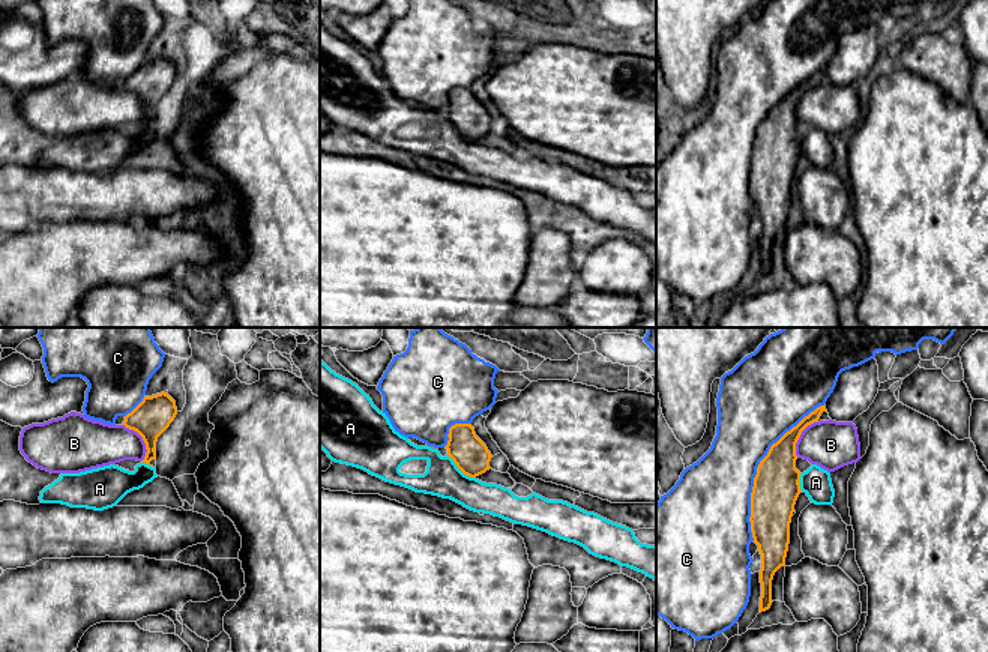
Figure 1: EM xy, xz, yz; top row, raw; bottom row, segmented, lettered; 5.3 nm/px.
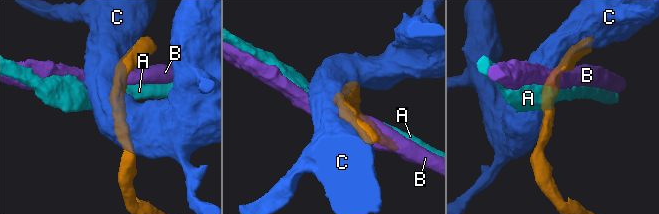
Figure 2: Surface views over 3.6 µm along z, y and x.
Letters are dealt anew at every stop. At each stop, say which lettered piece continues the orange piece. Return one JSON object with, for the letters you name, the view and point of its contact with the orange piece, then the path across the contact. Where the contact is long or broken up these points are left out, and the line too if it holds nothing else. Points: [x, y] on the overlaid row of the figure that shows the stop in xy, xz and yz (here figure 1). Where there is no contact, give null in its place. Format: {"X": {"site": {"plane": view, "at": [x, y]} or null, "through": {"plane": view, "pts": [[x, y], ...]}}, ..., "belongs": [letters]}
{"belongs": []}

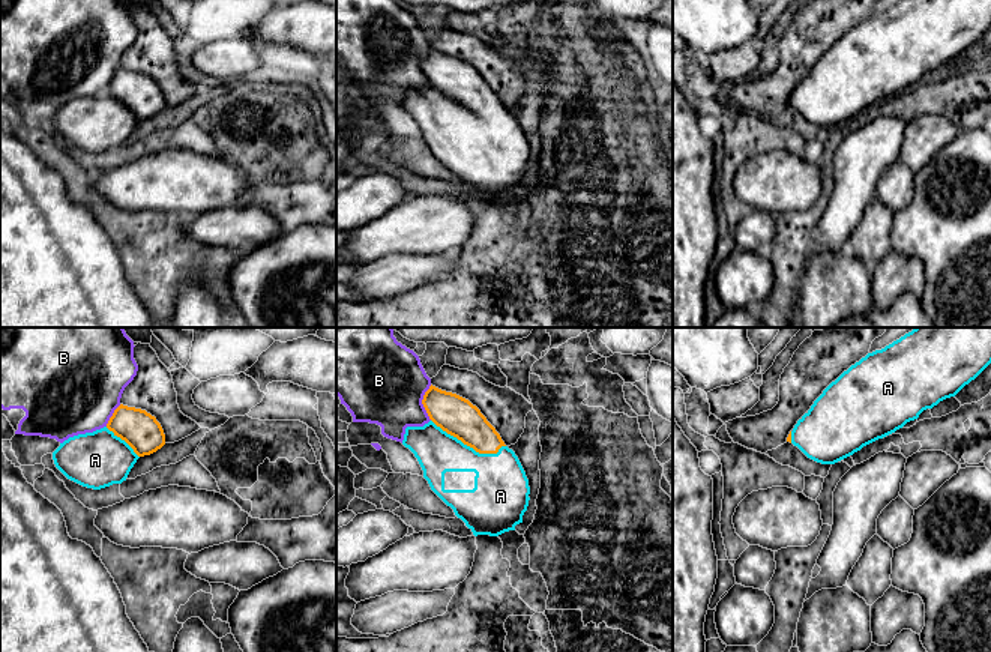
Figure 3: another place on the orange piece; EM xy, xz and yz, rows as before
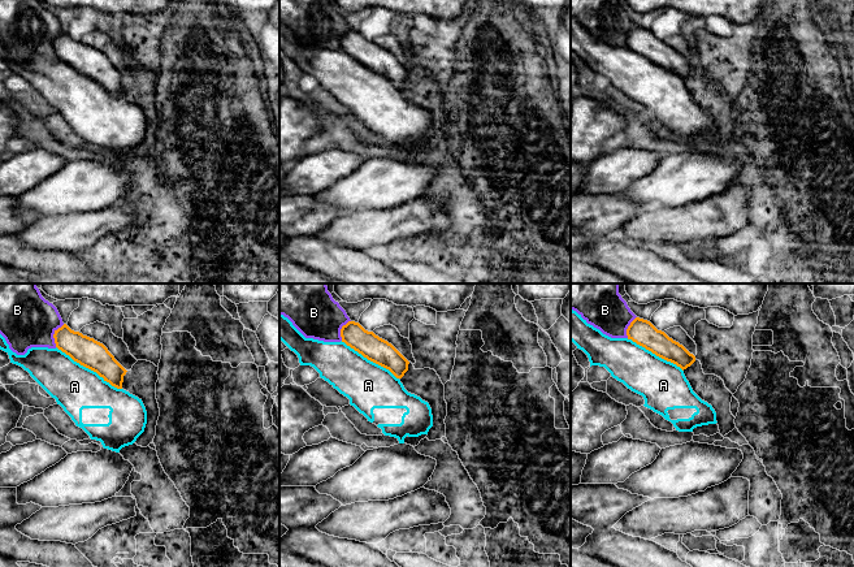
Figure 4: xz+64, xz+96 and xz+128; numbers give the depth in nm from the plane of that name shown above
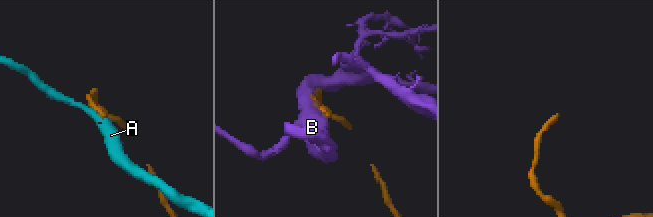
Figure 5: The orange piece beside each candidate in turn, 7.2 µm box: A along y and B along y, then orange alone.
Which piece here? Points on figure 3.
{"A": {"site": {"plane": "xz", "at": [469, 445]}}, "belongs": ["A"]}

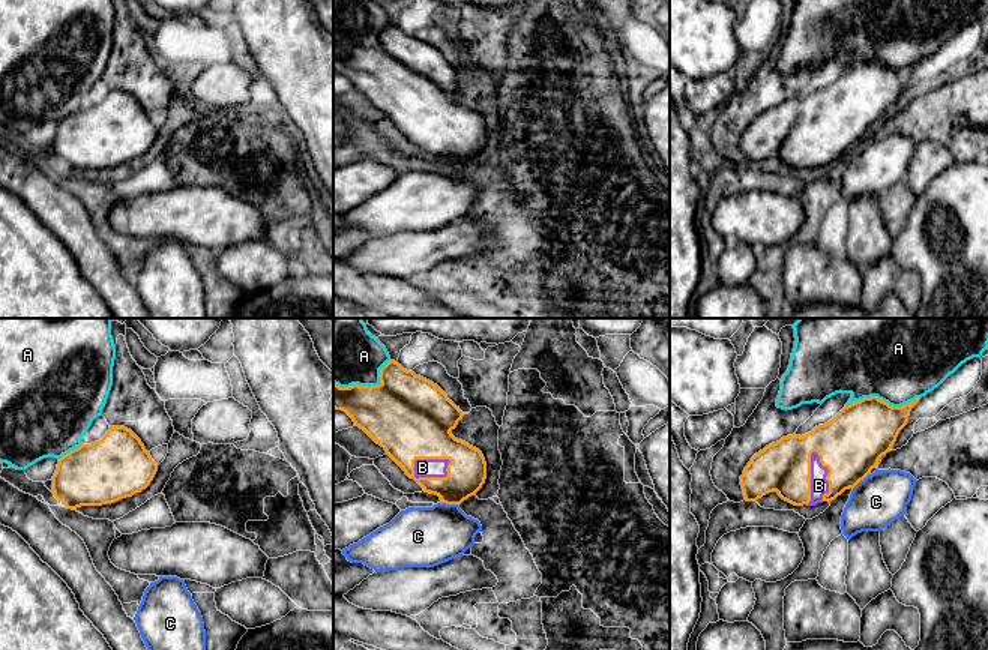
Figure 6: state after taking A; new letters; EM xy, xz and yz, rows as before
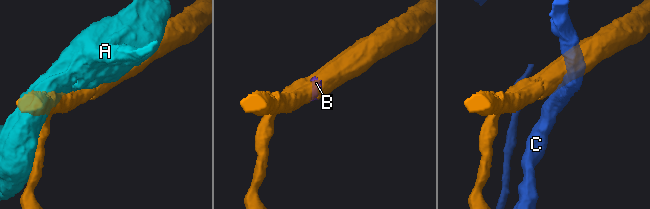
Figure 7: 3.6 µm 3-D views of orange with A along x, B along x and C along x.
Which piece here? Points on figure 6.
{"B": {"site": {"plane": "yz", "at": [810, 476]}, "through": {"plane": "yz", "pts": [[846, 446], [813, 452], [810, 476], [819, 485]]}}, "belongs": ["B"]}

